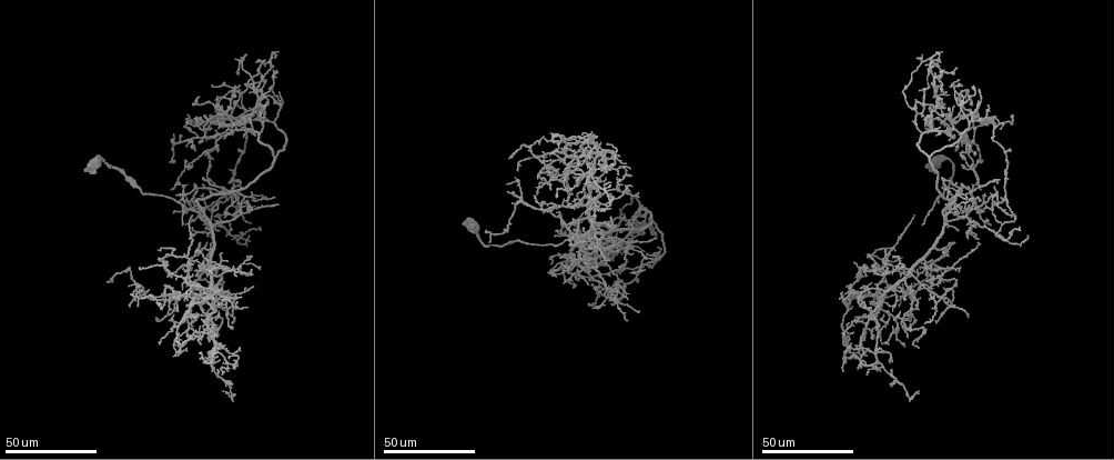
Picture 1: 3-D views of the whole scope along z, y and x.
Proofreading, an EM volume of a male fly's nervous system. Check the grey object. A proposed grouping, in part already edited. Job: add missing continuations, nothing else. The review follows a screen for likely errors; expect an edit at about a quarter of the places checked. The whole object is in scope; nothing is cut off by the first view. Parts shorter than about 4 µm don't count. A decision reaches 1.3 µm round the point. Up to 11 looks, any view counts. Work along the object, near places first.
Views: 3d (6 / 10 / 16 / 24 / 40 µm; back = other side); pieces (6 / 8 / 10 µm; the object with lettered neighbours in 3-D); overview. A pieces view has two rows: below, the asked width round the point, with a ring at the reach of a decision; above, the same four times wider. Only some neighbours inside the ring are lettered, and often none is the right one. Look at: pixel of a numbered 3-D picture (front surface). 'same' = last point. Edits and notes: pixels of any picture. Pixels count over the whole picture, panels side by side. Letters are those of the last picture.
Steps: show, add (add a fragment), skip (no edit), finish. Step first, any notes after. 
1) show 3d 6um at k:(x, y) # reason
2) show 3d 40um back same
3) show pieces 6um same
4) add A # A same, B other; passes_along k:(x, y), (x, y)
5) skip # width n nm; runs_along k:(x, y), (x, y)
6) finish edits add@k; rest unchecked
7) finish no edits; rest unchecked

show 3d 24um at 1:(955, 92) # an open end

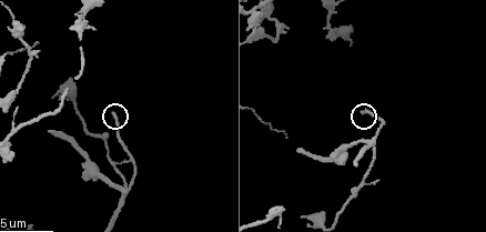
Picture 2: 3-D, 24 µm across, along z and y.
show pieces 6um at 2:(360, 113)

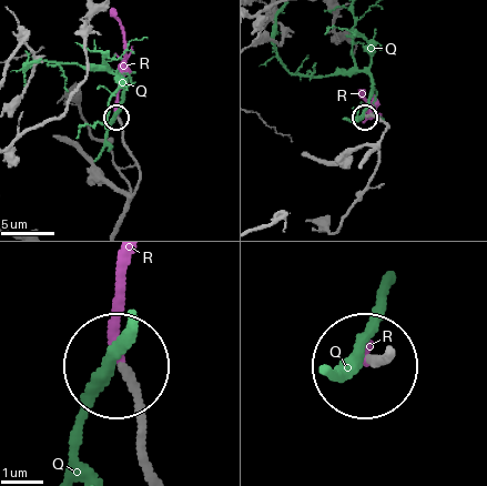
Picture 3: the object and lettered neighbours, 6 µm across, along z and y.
add R # Q other, R same; it goes on there

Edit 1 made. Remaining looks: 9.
show overview

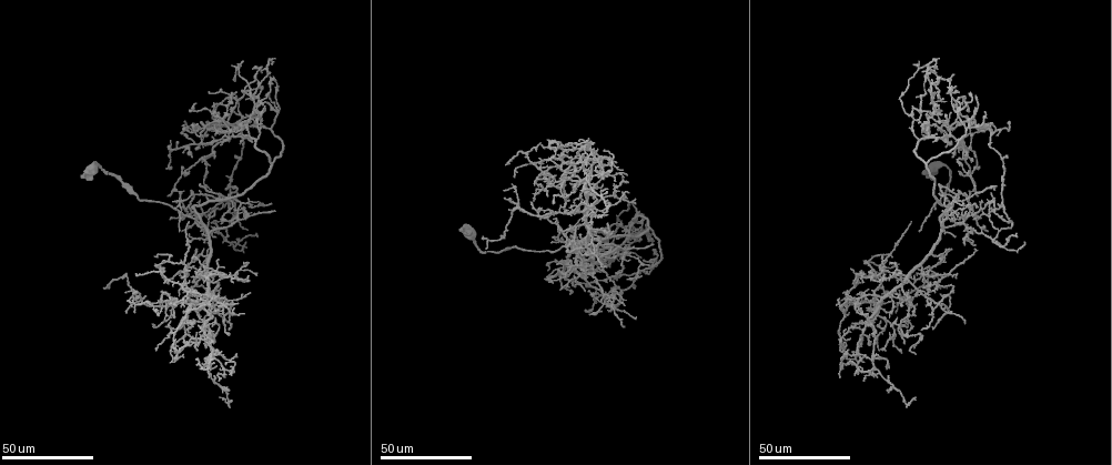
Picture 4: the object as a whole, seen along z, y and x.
show 3d 24um at 4:(926, 112) # free end

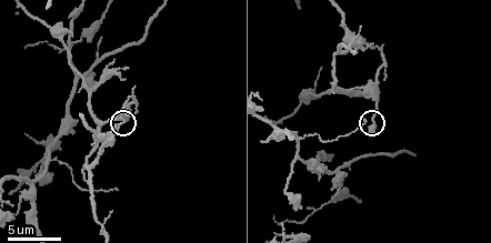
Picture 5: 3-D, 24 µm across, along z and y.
show pieces 8um at 5:(368, 136) # what lies round it

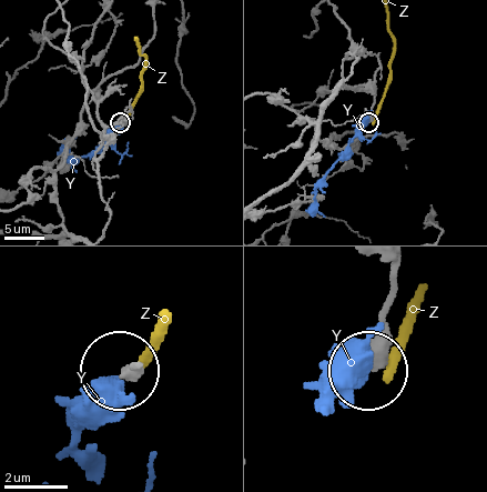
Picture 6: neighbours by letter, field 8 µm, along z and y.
skip # width 360 nm; Y other, Z other; runs_along 6:(391, 270), (385, 350), (372, 371); none of them fits

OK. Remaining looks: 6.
show pieces 10um at 2:(51, 133) # an open end

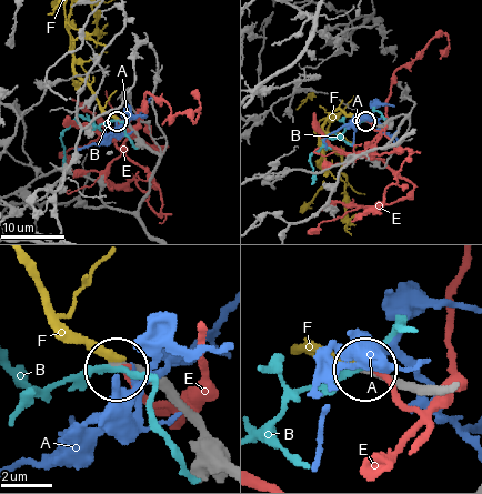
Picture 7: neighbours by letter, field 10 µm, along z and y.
add F # A other, B other, E other, F same; passes_along 7:(178, 409), (98, 353), (59, 315), (36, 264); the neuron continues

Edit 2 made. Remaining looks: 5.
show 3d 40um at 4:(976, 96) # branch stops here

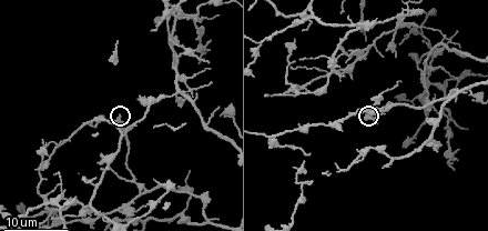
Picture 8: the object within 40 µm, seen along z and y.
show pieces 10um at 8:(118, 115)

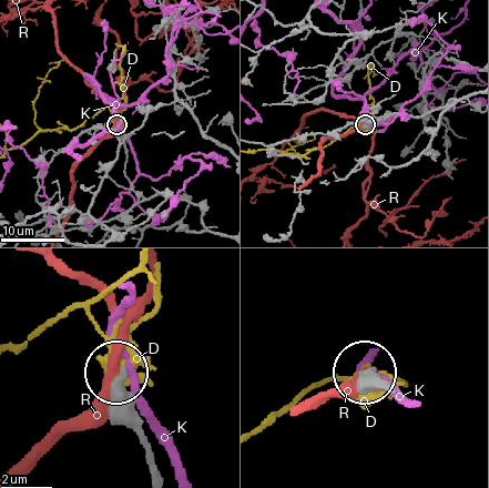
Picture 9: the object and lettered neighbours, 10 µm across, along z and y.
skip # D other, K other, R other; runs_along 9:(154, 474), (150, 448), (119, 380); none of them fits

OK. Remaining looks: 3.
show 3d 24um at 4:(590, 292) # tapers out

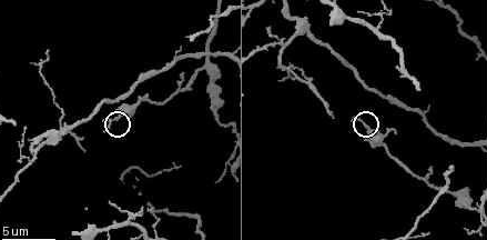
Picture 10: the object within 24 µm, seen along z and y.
show pieces 8um at 10:(103, 131)

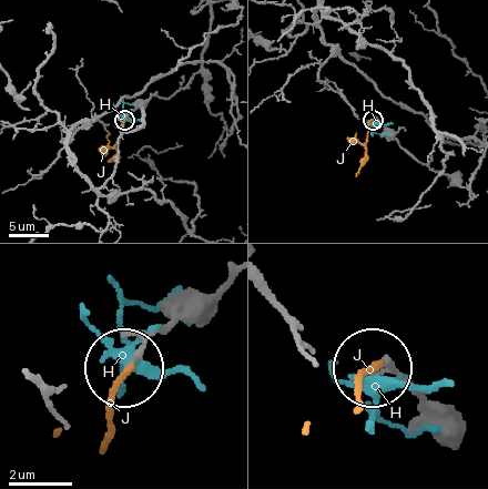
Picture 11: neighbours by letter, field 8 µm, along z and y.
skip # H other, J other; runs_along 11:(427, 399), (396, 370), (374, 368); no lettered fragment goes on from it

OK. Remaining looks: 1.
finish edits add@3, add@7; rest unchecked

